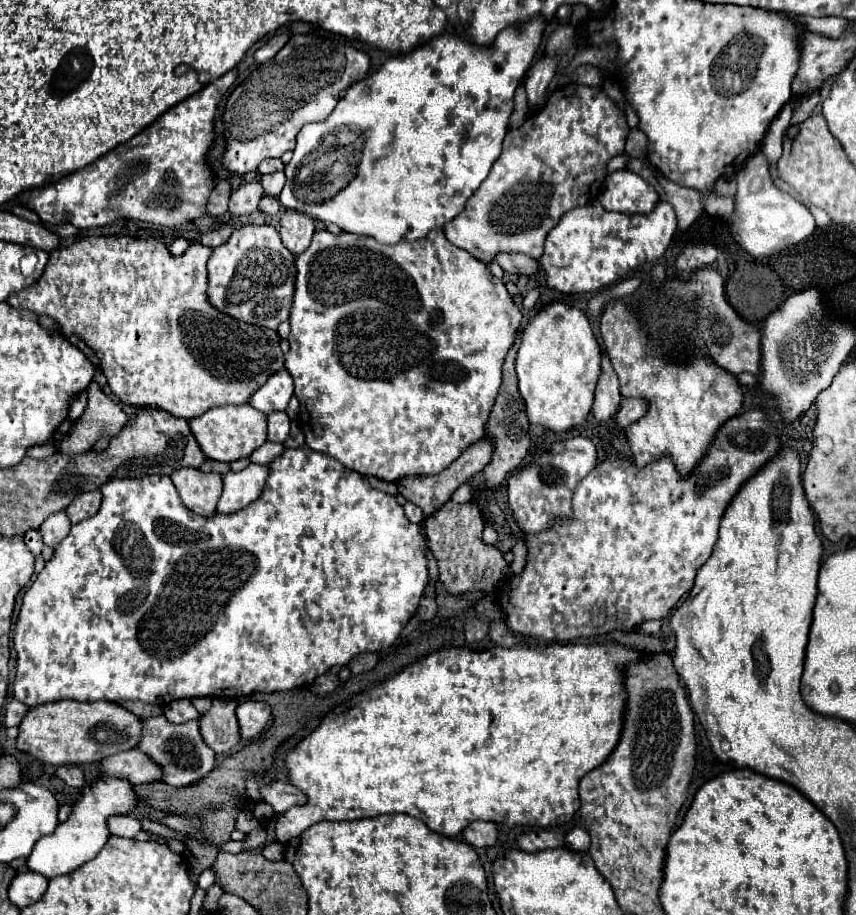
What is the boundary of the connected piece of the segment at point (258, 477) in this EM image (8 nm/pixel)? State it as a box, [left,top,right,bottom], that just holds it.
[217,464,269,514]

